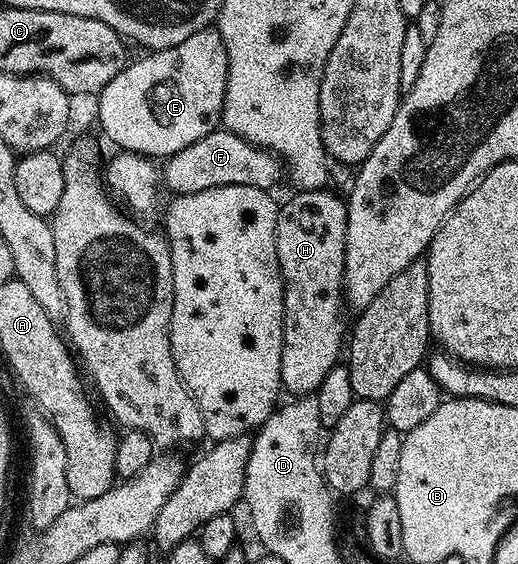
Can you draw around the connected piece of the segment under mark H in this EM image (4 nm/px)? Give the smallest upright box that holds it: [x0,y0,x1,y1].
[276,190,348,397]

